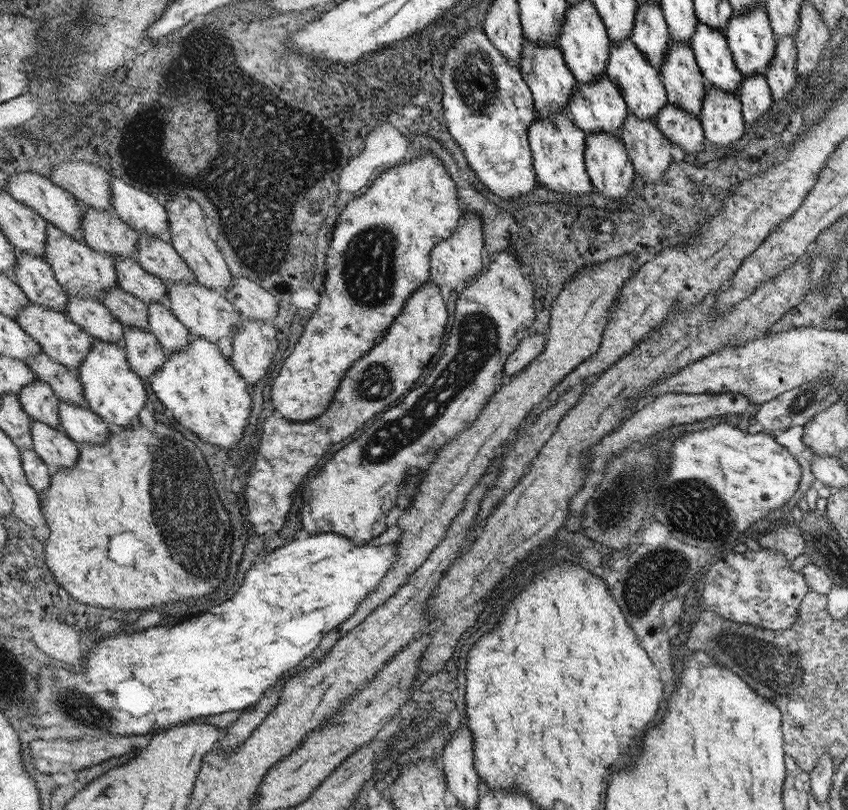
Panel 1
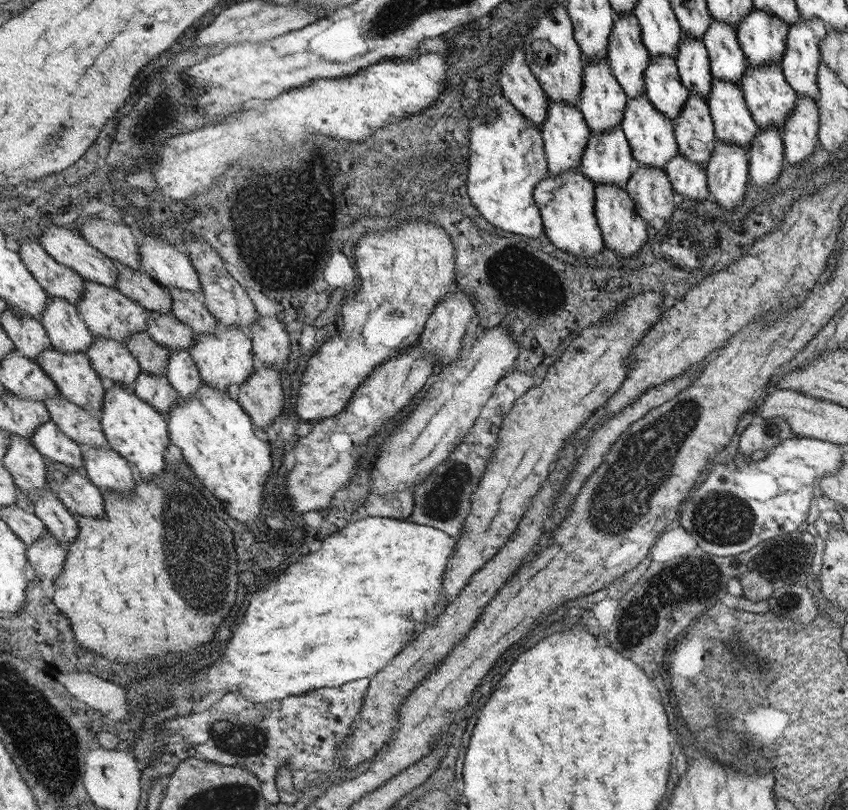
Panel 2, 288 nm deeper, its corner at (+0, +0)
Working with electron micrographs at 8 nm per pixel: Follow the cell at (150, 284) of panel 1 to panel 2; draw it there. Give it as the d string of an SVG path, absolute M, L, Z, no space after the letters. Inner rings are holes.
M149 310L147 318L147 330L145 330L155 342L163 344L167 350L179 348L187 350L195 344L195 334L193 330L179 322L173 314L163 314L163 312L153 312Z

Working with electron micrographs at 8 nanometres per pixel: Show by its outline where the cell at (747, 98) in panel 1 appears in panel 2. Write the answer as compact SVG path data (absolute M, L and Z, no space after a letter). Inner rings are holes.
M761 126L757 128L757 134L753 138L753 142L749 144L749 184L753 188L765 188L771 186L781 170L781 162L783 160L783 146L779 140L779 130L769 126L765 130L761 130Z

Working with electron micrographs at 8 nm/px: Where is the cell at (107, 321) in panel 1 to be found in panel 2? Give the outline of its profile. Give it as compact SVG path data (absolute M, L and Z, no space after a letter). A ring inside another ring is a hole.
M95 336L93 346L85 352L91 366L95 368L101 382L117 382L125 388L131 388L137 376L141 374L139 362L131 356L131 352L113 338Z

